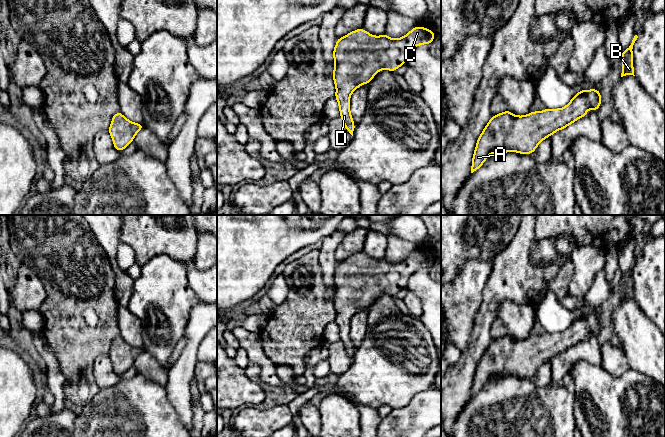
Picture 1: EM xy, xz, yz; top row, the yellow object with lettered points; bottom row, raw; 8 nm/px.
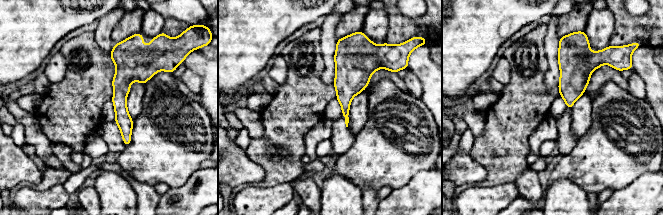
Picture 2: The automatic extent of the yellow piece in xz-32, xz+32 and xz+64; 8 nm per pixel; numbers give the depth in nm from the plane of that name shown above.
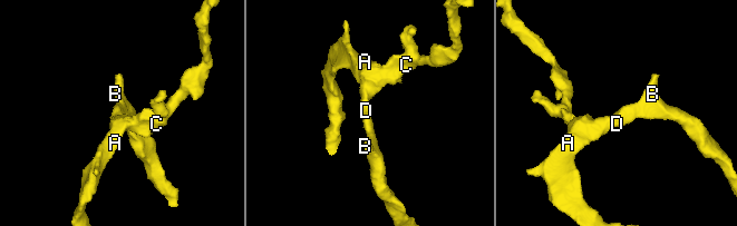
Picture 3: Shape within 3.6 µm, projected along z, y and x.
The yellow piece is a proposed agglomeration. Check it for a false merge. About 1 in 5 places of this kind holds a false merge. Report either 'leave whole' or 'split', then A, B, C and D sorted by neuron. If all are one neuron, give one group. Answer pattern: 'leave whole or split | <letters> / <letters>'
leave whole | A B C D

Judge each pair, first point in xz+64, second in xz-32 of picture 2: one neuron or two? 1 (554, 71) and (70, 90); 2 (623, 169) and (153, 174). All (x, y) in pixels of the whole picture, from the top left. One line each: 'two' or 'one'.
1: two
2: one

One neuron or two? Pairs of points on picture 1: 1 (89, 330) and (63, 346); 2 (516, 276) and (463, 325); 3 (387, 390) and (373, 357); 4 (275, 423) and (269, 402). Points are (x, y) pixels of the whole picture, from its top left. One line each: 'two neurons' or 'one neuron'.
1: one neuron
2: two neurons
3: one neuron
4: two neurons

